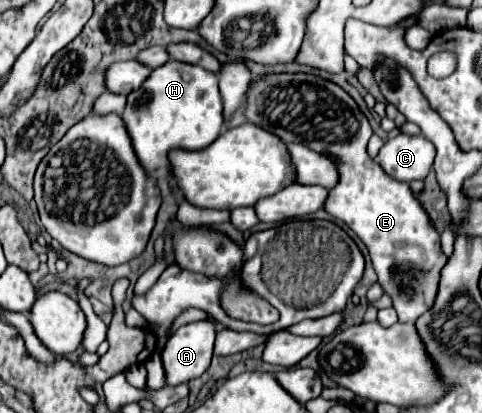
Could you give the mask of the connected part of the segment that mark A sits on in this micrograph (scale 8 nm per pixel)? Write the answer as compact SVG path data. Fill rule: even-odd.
M198 320L178 328L166 342L162 362L166 368L166 384L182 384L206 372L212 360L216 338L214 320Z

